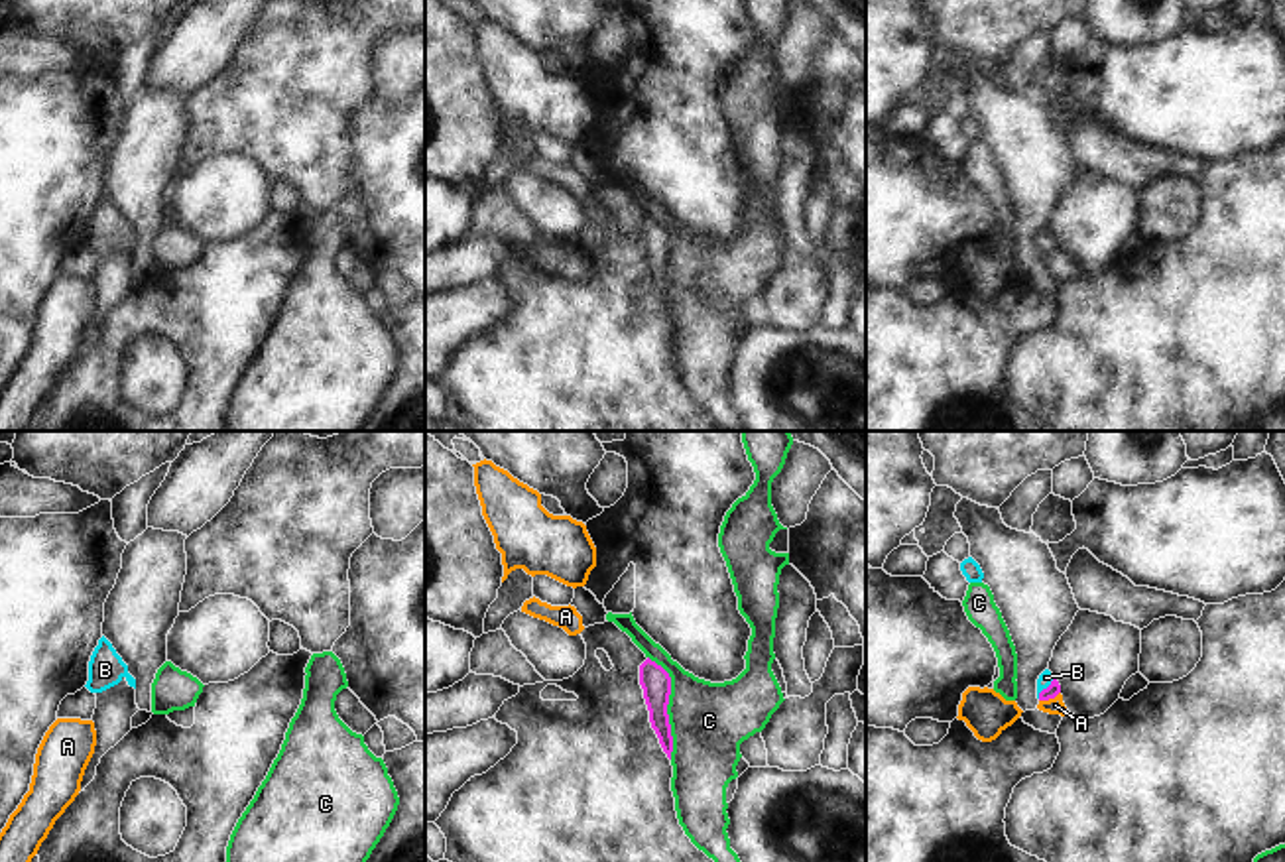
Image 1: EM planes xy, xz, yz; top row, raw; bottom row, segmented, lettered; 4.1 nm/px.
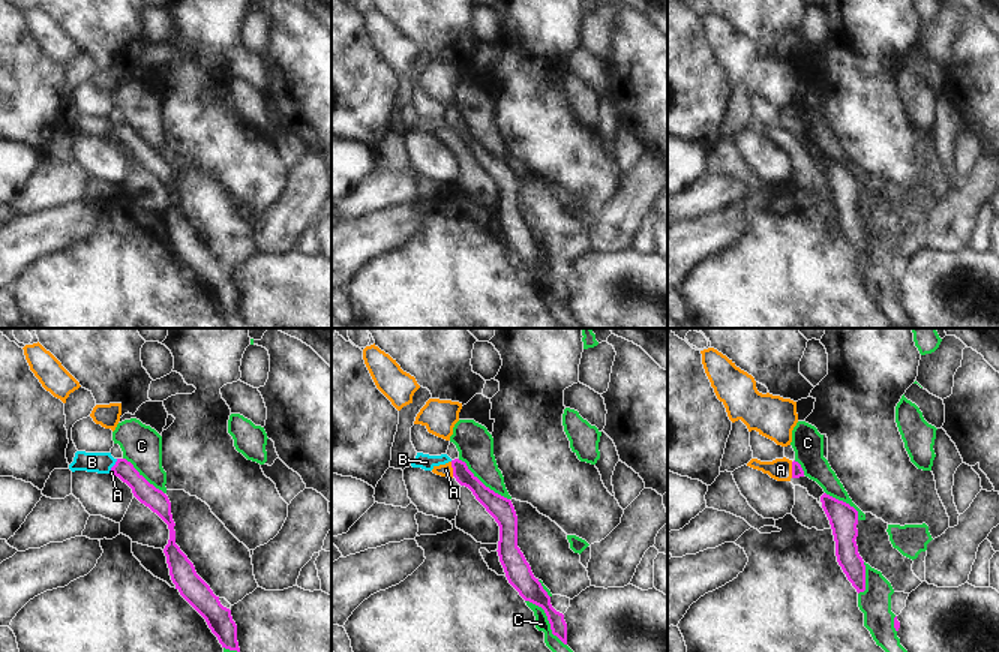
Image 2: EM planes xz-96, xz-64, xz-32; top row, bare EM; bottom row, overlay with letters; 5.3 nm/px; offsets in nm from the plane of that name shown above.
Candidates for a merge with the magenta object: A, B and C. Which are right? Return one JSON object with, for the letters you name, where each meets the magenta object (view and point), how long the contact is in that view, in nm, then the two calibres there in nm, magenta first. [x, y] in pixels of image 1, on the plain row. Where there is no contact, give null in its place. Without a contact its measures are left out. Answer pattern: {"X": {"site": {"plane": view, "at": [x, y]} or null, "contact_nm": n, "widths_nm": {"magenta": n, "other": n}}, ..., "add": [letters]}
{"B": {"site": {"plane": "yz", "at": [1047, 246]}, "contact_nm": 110, "widths_nm": {"magenta": 60, "other": 60}}, "add": ["B"]}

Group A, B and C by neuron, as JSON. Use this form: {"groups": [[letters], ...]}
{"groups": [["A"], ["B"], ["C"]]}

